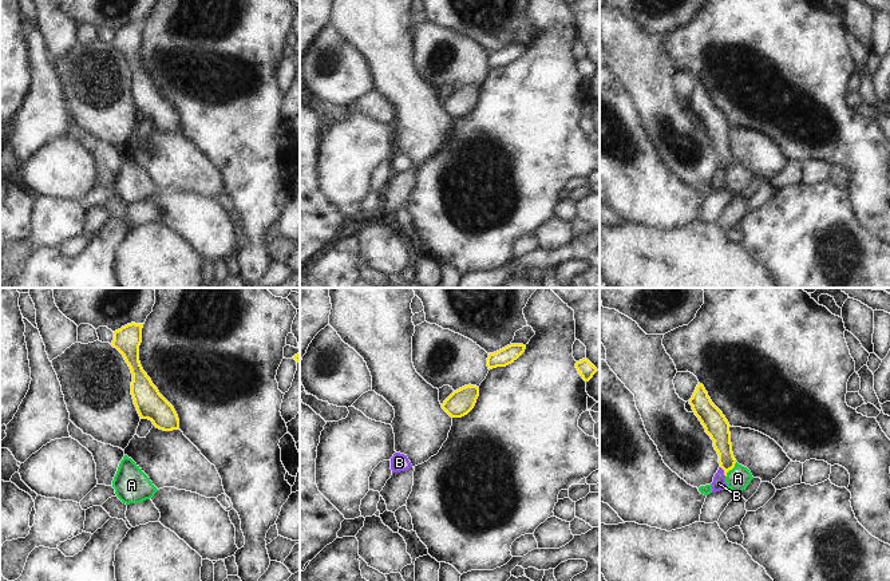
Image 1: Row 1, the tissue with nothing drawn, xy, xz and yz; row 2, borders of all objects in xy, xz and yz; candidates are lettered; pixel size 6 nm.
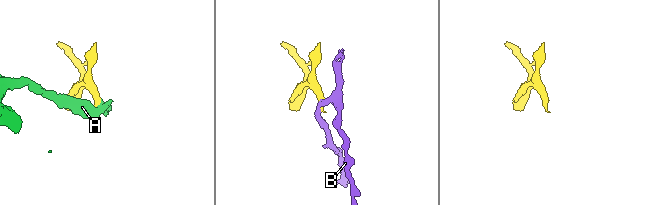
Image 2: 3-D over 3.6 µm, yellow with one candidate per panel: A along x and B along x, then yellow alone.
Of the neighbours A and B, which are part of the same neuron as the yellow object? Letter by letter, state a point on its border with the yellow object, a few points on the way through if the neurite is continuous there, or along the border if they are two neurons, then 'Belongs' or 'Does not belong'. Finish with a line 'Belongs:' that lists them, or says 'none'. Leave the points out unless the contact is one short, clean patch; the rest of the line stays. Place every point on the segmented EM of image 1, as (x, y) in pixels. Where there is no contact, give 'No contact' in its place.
A: Touches yellow at yz (730, 469). Path across: yz (719, 429), (730, 469), (738, 478). Belongs
B: Touches yellow at yz (724, 471). Boundary: yz (720, 466), (726, 475). Does not belong
Belongs: A

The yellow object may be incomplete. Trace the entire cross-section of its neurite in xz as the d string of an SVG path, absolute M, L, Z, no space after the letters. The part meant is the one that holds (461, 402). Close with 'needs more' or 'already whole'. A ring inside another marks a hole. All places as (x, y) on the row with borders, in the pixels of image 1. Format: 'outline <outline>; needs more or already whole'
outline M464 386L454 391L442 404L442 408L451 418L462 418L467 415L475 406L479 396L479 387L476 386Z; already whole

